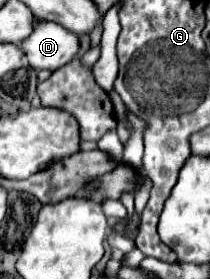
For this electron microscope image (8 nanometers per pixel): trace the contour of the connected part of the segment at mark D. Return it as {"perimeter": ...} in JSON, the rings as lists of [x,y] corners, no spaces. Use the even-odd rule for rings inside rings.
{"perimeter":[[[38,22],[36,30],[22,42],[28,62],[36,70],[58,70],[80,52],[80,38],[56,22]]]}

